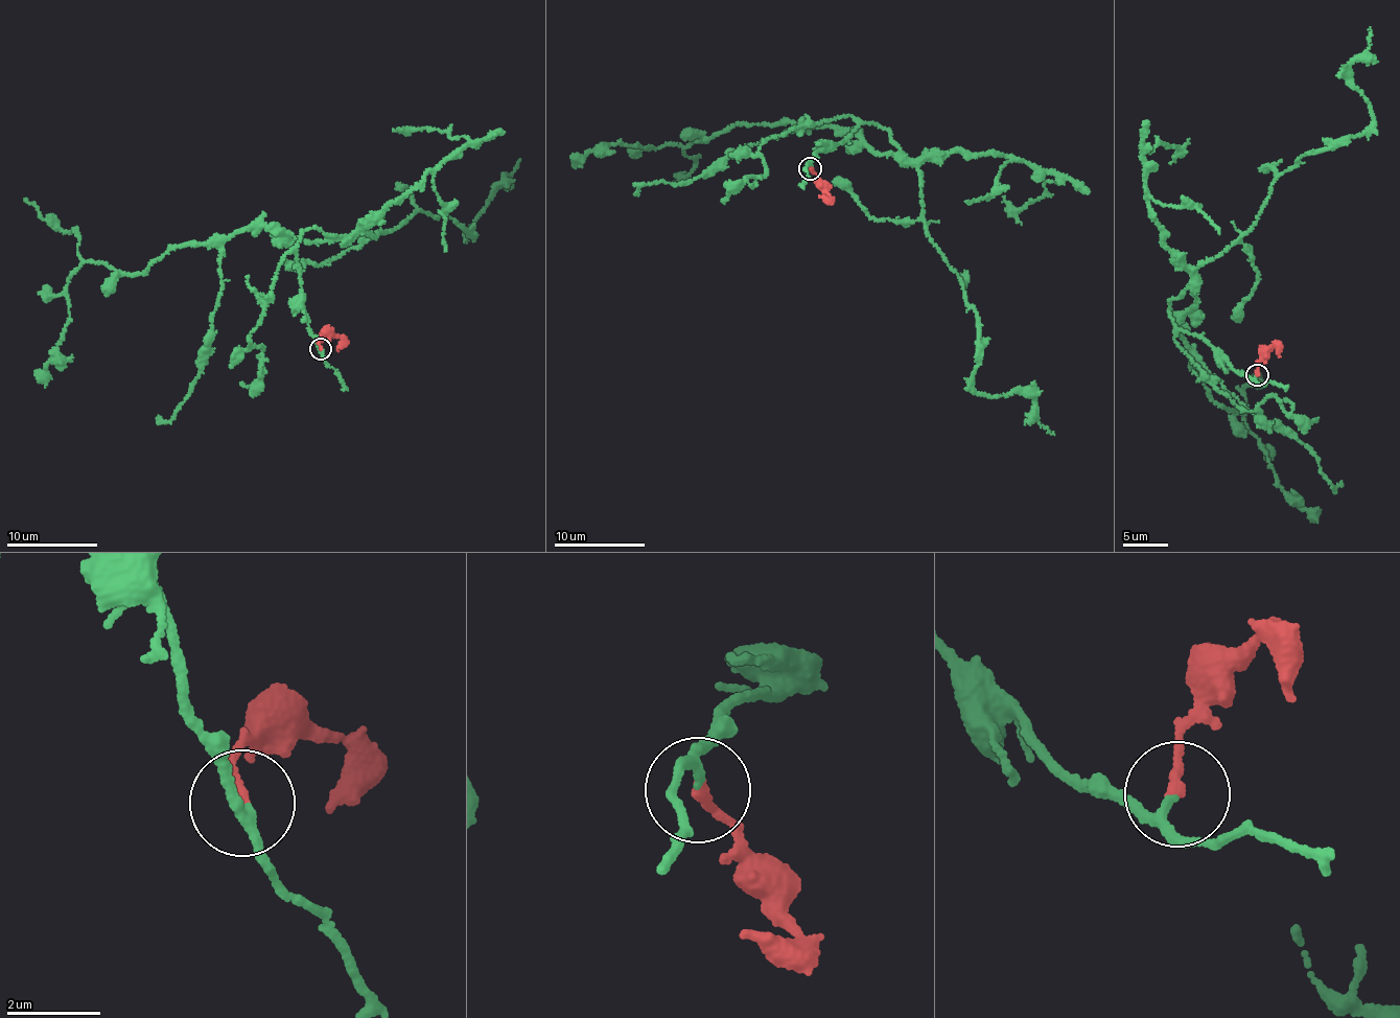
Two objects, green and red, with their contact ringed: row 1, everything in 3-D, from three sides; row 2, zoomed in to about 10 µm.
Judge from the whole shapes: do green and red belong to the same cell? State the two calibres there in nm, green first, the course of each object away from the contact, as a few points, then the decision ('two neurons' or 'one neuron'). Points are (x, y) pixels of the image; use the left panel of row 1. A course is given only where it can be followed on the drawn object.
calibres 160 and 220 nm; course green (320, 349), (300, 296), (299, 237), (340, 237), (248, 229), (166, 251), (146, 272), (84, 261), (45, 387); course red (320, 349), (320, 339), (333, 334), (340, 338), (337, 351); one neuron

